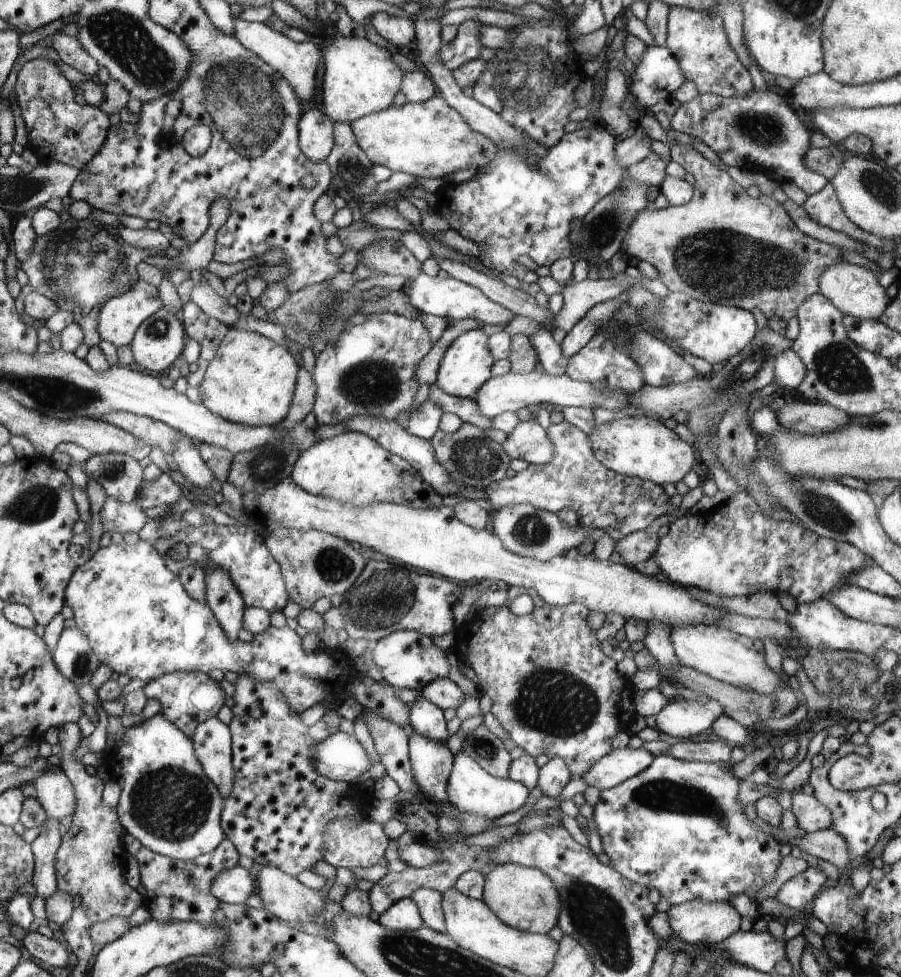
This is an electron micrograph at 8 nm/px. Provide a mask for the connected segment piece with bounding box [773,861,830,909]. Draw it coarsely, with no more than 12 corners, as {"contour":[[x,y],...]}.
{"contour":[[806,868],[773,896],[784,906],[803,909],[830,884],[822,869]]}

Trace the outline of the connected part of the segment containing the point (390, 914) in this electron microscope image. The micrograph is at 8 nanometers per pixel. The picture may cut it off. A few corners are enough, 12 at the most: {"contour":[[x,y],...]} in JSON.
{"contour":[[412,897],[390,905],[379,921],[390,930],[416,930],[423,926]]}

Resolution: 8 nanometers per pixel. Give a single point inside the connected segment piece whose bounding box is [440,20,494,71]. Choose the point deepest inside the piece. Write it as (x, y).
(467, 45)

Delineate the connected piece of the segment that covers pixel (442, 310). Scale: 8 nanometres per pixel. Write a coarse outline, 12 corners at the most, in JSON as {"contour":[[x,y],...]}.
{"contour":[[422,272],[401,295],[417,313],[506,324],[479,287]]}

